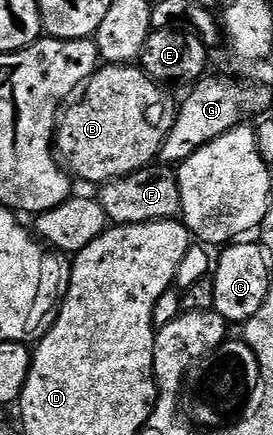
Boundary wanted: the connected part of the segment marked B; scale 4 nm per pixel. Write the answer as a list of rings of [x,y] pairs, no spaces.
[[[135,63],[104,64],[97,67],[95,74],[83,85],[84,97],[77,104],[69,103],[58,121],[54,148],[62,157],[67,171],[77,181],[85,180],[88,184],[103,186],[110,180],[117,180],[149,167],[159,157],[162,146],[175,124],[178,109],[163,91],[167,92]]]

